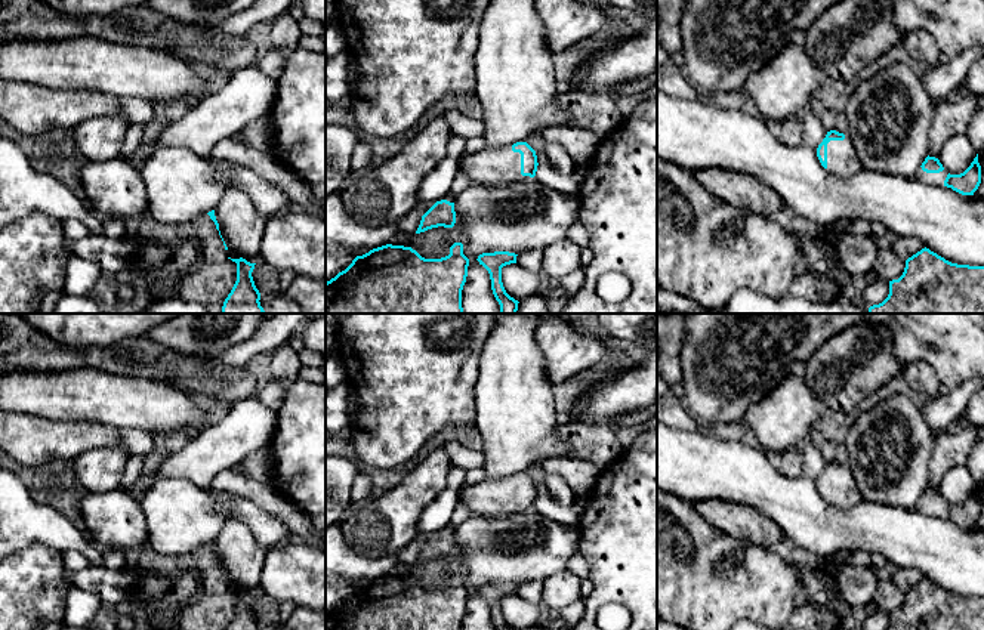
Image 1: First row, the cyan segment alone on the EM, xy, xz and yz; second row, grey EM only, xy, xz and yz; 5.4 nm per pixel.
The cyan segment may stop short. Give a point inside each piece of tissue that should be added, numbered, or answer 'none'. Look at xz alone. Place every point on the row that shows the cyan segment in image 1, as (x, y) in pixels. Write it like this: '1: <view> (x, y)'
1: xz (492, 166)

